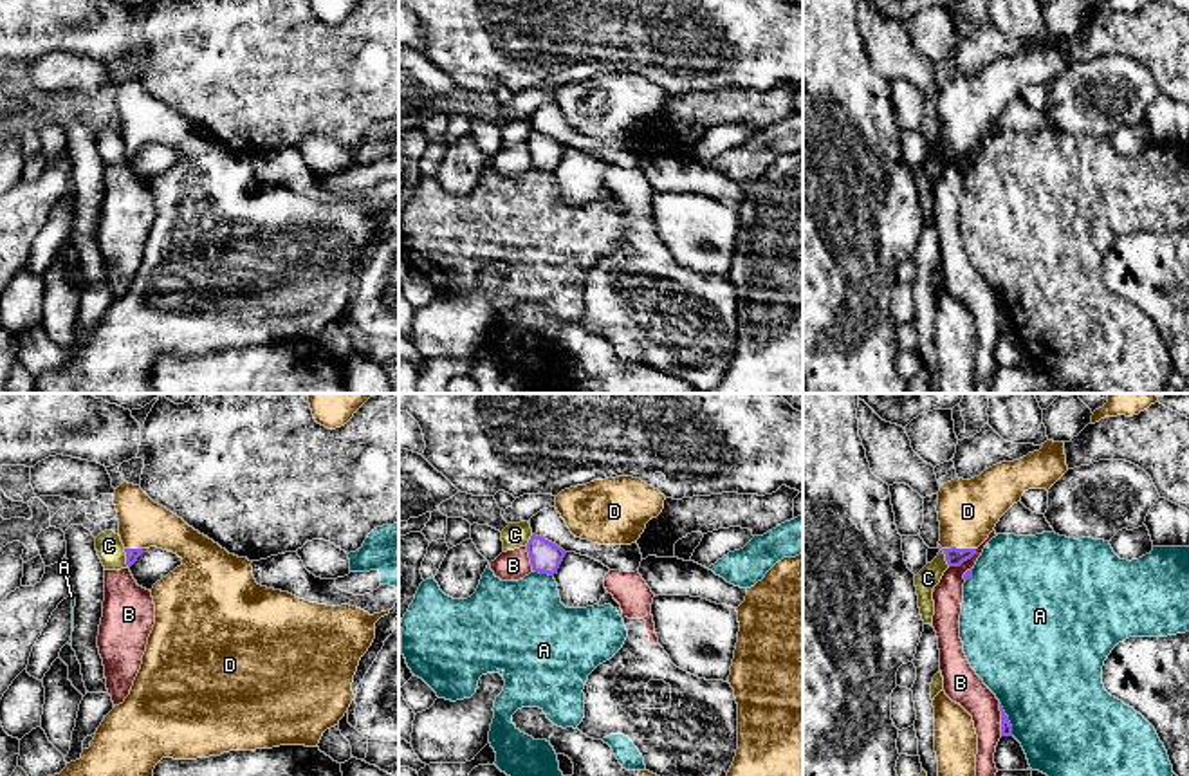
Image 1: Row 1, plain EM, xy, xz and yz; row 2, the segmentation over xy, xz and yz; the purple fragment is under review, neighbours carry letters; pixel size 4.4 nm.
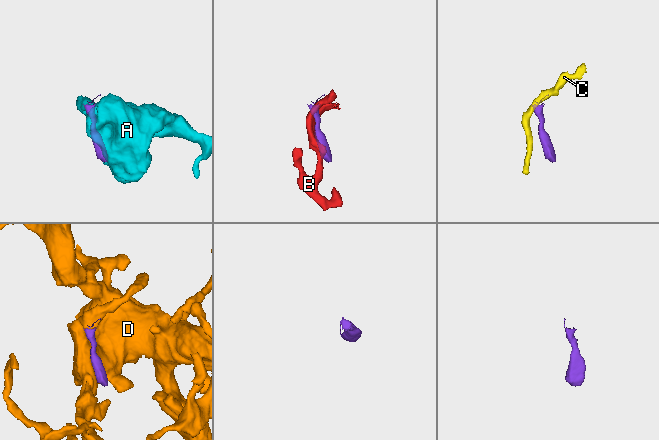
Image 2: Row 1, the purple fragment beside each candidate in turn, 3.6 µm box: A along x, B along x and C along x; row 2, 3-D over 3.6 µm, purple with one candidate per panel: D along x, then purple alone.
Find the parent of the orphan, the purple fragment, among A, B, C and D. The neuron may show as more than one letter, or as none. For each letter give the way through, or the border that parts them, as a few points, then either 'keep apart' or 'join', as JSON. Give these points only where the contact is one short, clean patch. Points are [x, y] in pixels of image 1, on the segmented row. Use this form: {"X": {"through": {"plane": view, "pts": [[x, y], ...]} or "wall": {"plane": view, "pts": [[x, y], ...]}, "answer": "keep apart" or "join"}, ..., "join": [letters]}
{"A": {"answer": "keep apart"}, "B": {"answer": "keep apart"}, "C": {"wall": {"plane": "yz", "pts": [[940, 547], [949, 565]]}, "answer": "keep apart"}, "D": {"answer": "join"}, "join": ["D"]}

